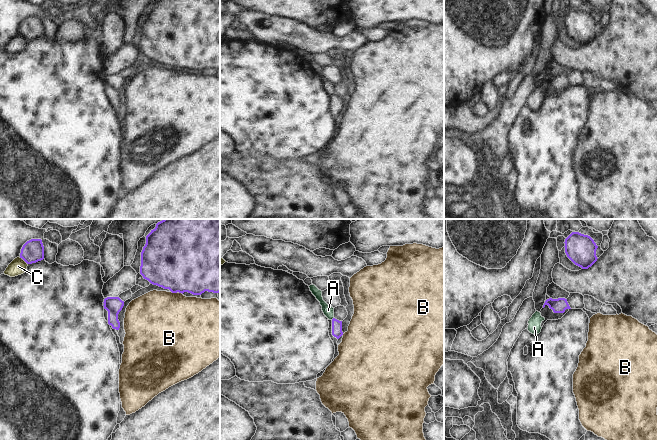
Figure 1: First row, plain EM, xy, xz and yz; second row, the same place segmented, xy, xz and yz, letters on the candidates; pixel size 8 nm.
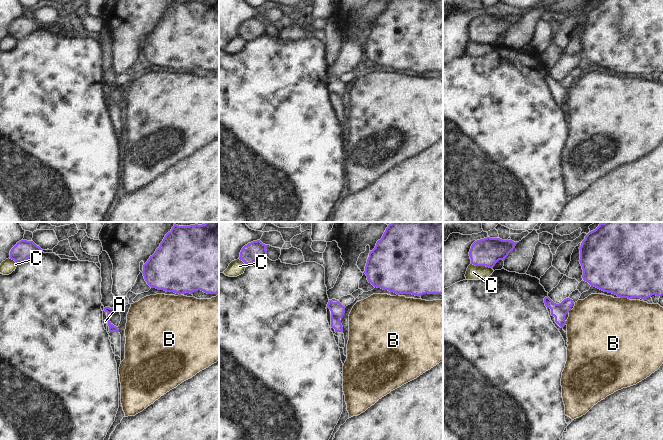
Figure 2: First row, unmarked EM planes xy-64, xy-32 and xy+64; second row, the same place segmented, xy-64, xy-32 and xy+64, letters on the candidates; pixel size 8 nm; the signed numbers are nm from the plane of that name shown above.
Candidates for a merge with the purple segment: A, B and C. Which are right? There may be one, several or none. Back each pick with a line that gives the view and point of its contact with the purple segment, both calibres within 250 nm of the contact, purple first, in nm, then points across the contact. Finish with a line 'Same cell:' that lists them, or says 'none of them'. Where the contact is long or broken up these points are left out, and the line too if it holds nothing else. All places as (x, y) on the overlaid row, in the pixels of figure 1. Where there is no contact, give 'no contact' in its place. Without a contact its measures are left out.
Same cell: none of them

